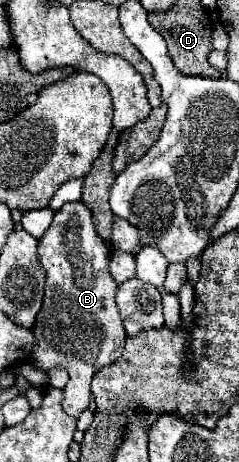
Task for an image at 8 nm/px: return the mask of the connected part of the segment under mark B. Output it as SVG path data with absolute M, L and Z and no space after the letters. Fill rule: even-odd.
M82 201L62 205L38 241L38 259L46 269L46 291L42 309L32 327L36 341L30 363L42 371L54 367L68 371L70 379L64 387L62 407L72 417L88 409L94 373L116 363L126 341L126 331L114 301L118 283L110 279L110 253L114 253L114 249L100 239L92 223L92 213Z

